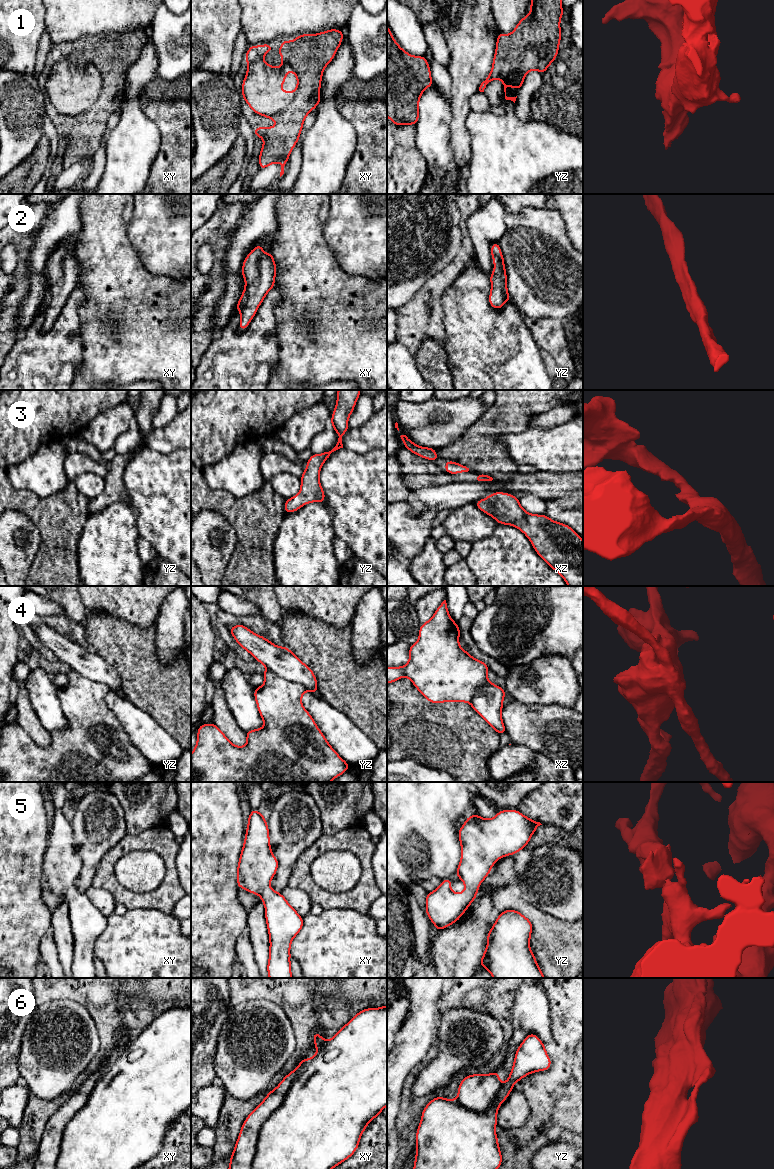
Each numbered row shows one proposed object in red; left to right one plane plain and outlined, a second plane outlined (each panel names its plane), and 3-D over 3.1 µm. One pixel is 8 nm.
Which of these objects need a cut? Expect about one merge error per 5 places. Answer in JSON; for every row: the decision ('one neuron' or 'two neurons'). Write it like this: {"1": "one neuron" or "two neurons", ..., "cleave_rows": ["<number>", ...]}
{"1": "one neuron", "2": "one neuron", "3": "one neuron", "4": "two neurons", "5": "one neuron", "6": "two neurons", "cleave_rows": ["4", "6"]}

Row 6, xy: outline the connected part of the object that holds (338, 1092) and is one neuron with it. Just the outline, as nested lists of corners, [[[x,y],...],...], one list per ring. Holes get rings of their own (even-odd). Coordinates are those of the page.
[[[387,1005],[366,1008],[357,1013],[336,1035],[325,1041],[316,1054],[308,1060],[289,1088],[283,1103],[263,1123],[256,1145],[251,1169],[332,1169],[351,1157],[359,1146],[362,1133],[374,1117],[379,1117],[387,1106]]]

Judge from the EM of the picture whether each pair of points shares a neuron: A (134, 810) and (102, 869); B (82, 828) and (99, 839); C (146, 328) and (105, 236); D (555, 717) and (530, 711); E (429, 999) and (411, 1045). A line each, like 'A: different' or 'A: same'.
A: different
B: same
C: same
D: same
E: same

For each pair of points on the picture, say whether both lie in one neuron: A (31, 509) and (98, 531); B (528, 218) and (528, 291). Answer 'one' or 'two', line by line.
A: two
B: one

